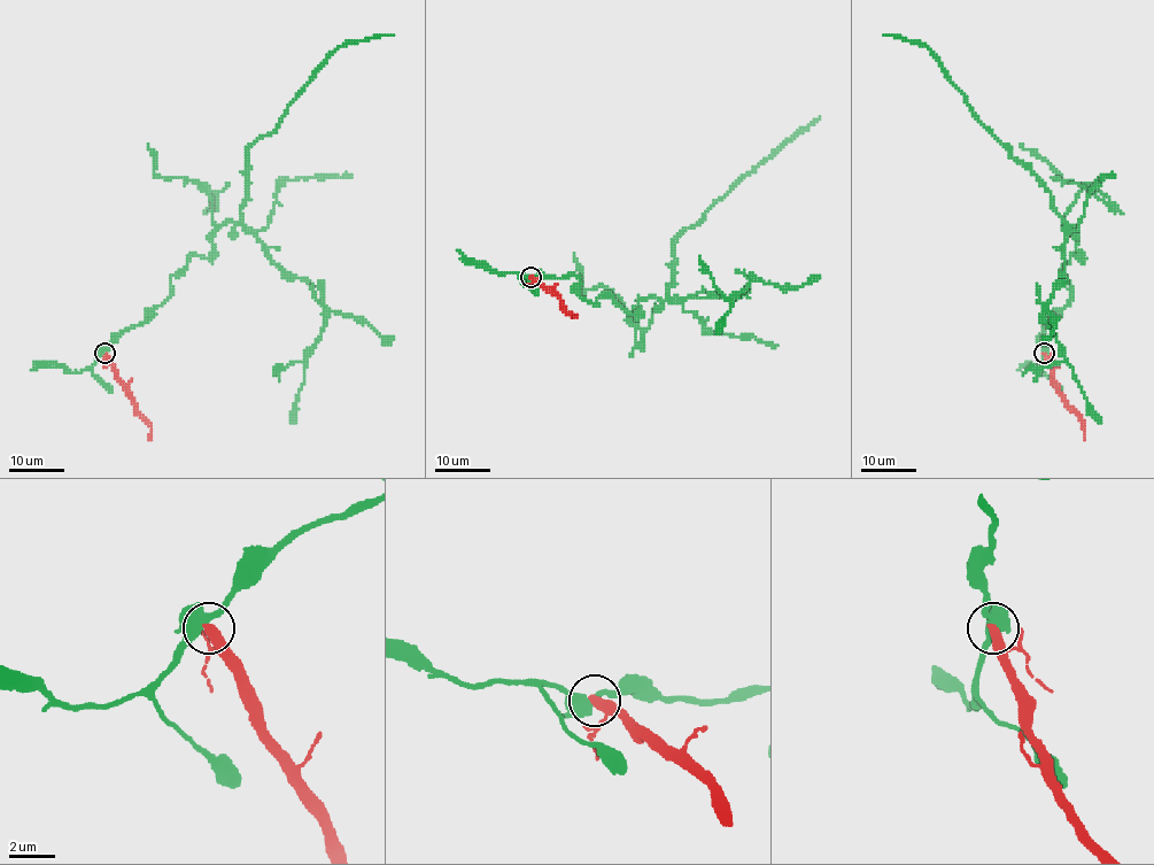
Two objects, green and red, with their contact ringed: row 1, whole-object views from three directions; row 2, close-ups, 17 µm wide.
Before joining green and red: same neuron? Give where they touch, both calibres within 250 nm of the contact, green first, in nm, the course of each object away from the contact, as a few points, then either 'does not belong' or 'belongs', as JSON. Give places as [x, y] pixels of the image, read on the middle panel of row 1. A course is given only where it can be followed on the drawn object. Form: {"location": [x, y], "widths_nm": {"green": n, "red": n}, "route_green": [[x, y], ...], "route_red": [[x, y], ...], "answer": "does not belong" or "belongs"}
{"location": [531, 277], "widths_nm": {"green": 480, "red": 460}, "route_green": [[531, 277], [573, 275], [590, 302], [611, 295], [635, 314], [642, 300], [664, 300], [674, 241], [819, 117]], "route_red": [[531, 277], [550, 290], [578, 316], [574, 318]], "answer": "does not belong"}

